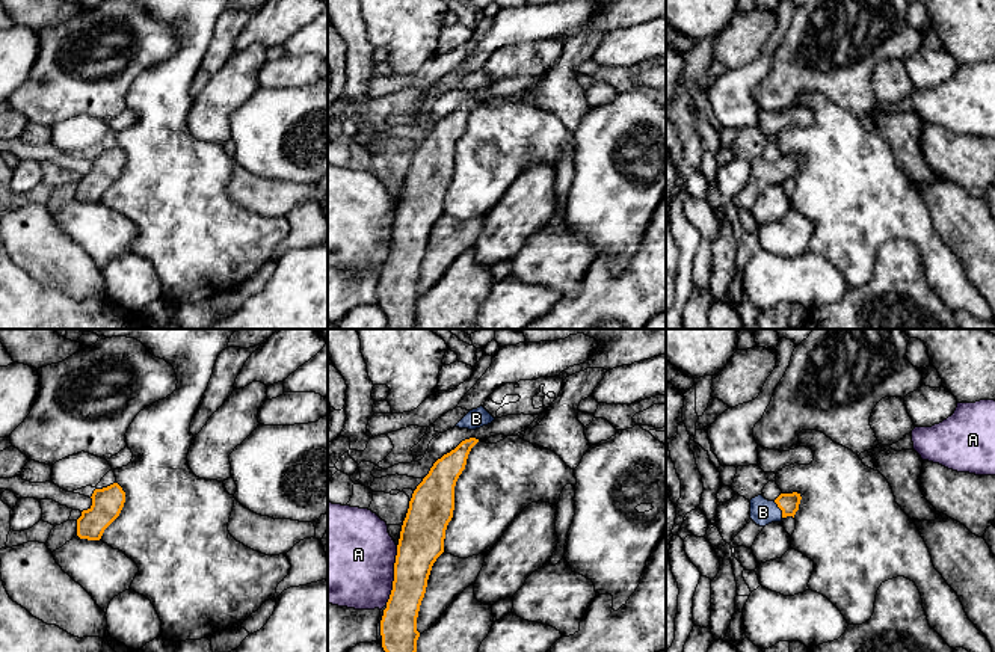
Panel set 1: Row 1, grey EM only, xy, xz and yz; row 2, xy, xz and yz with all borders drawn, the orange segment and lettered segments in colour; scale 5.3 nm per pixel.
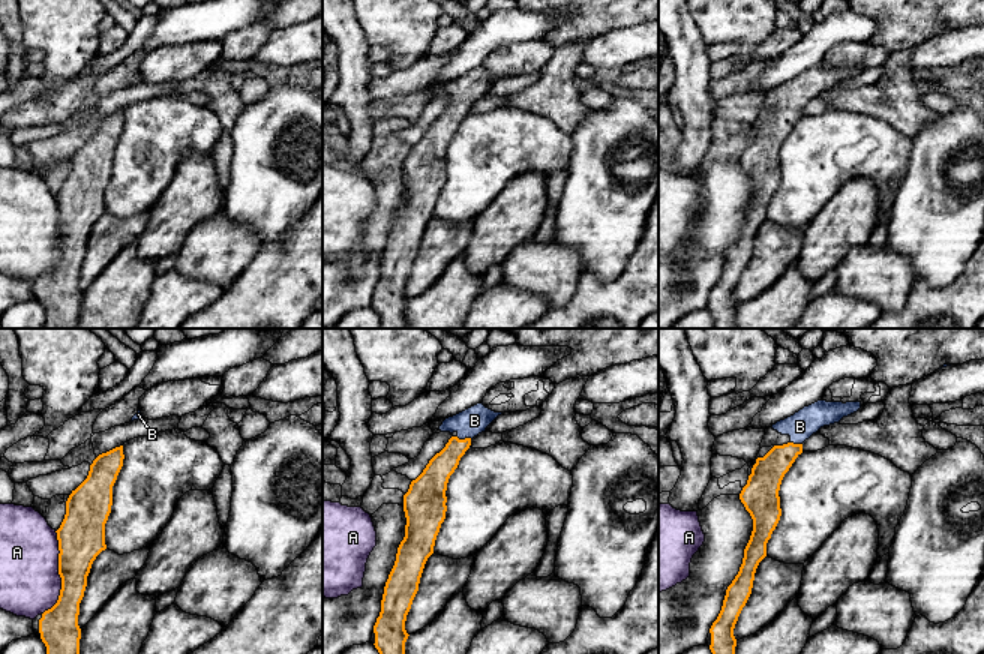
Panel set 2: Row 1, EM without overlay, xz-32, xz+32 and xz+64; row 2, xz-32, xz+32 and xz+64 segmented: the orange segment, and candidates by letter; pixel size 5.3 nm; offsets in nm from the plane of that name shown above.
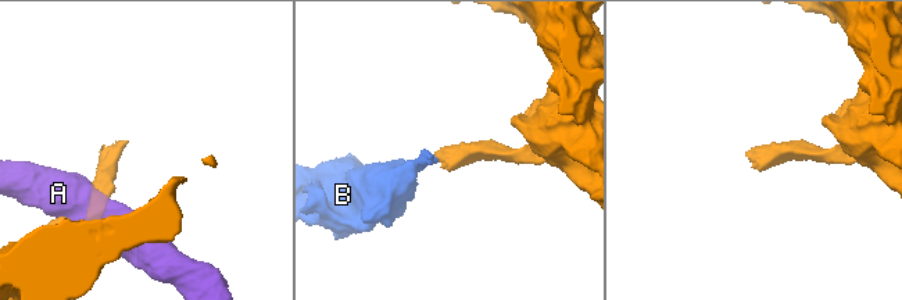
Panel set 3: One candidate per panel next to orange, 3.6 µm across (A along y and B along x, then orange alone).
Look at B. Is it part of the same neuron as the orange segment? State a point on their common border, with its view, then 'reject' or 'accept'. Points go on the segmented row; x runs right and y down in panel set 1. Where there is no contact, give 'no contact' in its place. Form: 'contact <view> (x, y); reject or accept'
contact yz (779, 507); accept

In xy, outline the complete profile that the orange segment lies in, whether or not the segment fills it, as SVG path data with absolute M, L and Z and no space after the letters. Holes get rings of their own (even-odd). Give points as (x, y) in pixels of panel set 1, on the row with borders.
M118 483L92 494L92 506L77 519L77 536L88 540L100 540L104 530L119 516L125 492Z

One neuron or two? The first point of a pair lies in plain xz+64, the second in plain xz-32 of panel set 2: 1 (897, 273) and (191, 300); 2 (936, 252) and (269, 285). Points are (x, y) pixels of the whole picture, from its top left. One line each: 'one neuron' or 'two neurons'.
1: two neurons
2: two neurons

